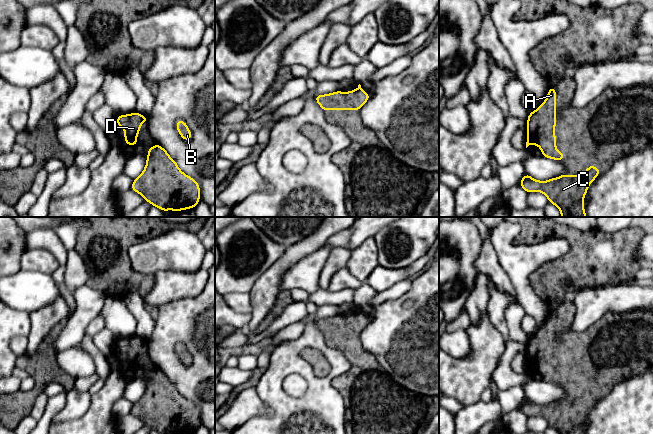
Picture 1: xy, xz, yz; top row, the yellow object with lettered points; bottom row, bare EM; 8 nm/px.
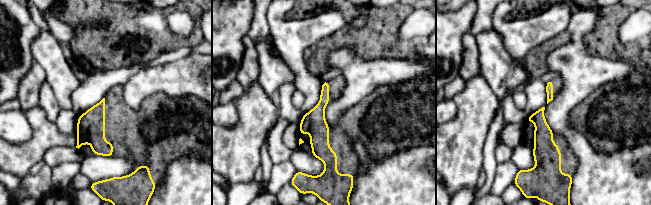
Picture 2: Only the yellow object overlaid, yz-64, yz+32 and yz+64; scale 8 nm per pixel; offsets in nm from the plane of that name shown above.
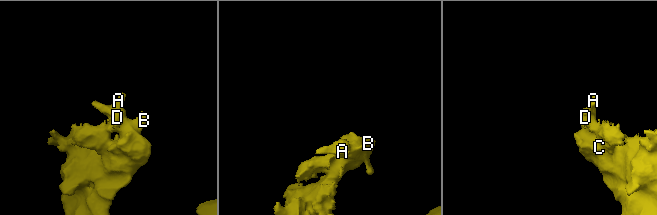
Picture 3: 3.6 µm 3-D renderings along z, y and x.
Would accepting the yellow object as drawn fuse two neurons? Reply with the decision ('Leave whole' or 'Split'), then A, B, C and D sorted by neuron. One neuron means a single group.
Leave whole. Groups: A B C D

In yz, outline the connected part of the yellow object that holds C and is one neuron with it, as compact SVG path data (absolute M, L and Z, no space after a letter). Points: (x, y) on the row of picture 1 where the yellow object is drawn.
M589 165L581 175L561 174L547 181L536 180L526 173L519 185L527 194L543 193L549 203L560 210L561 217L587 217L584 210L585 194L600 172L600 168Z

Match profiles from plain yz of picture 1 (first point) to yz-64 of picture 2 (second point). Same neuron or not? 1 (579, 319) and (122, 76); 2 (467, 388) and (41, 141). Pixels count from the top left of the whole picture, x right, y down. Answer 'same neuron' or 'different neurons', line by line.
1: different neurons
2: same neuron

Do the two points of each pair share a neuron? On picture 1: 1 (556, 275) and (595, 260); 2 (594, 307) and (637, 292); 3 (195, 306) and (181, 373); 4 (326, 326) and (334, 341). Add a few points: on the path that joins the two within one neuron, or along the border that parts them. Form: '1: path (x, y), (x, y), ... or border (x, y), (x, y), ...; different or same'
1: path (566, 274), (585, 265); same
2: path (605, 299), (626, 297); same
3: path (179, 323), (169, 333), (169, 356); same
4: path (330, 330), (334, 337); same

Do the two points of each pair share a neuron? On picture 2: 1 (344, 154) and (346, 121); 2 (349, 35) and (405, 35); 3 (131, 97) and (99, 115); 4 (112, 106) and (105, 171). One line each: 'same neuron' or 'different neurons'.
1: same neuron
2: different neurons
3: different neurons
4: different neurons

